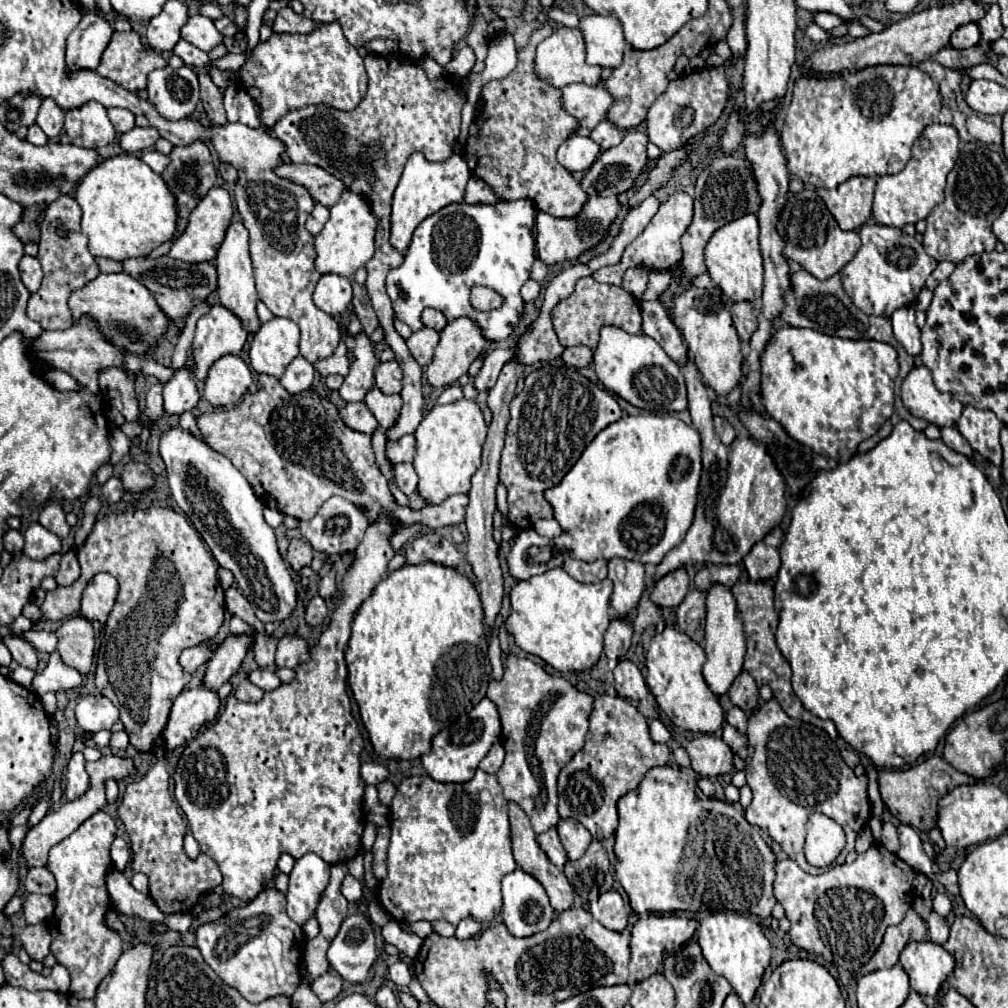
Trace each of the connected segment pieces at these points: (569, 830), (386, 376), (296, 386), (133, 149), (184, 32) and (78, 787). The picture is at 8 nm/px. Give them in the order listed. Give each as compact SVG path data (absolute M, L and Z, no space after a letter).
M573 818L559 820L557 832L559 832L559 838L561 838L567 854L569 854L569 860L581 858L583 852L587 850L587 846L591 844L591 840L593 840L589 830L581 822L577 822Z
M395 360L381 362L375 368L375 382L377 382L377 388L383 394L401 392L401 378L403 378L403 372L401 372L401 368L399 368L399 364Z
M297 356L285 370L285 374L281 376L281 384L289 394L299 394L303 390L309 390L315 378L315 370L313 364L309 360L305 360L303 356Z
M149 126L149 128L133 128L133 130L125 132L119 142L121 142L121 148L123 148L125 152L137 154L137 152L141 152L141 150L153 148L153 144L155 144L159 138L161 138L159 132Z
M201 14L189 16L187 24L181 28L181 38L205 52L209 52L213 46L223 42L223 36L217 32L213 20L205 18Z
M75 752L69 760L67 774L65 774L65 796L67 800L75 800L83 796L89 788L89 776L85 772L85 758L81 752Z

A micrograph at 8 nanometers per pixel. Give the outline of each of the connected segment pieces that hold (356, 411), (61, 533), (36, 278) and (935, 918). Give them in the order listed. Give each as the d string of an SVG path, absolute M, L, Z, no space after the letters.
M363 402L347 404L343 410L339 410L339 416L345 422L345 426L363 434L373 434L373 430L379 428L379 424L375 424L375 416Z
M57 502L45 504L45 508L39 514L39 524L45 526L49 532L57 534L59 538L65 538L69 534L69 524L65 522L65 512Z
M25 254L19 262L19 270L21 270L21 278L23 278L23 284L27 286L29 292L37 292L39 290L39 284L43 280L43 270L41 270L41 264L37 258Z
M931 912L927 918L927 926L929 926L929 940L937 942L937 944L945 944L949 938L949 924L943 916L939 916L937 912Z

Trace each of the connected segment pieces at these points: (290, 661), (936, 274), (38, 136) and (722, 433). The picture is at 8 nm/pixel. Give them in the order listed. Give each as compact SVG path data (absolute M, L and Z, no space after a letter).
M293 632L279 640L277 654L275 654L277 668L297 668L307 660L309 660L309 646L303 636Z
M943 260L943 262L939 262L937 264L937 268L931 272L931 276L927 278L927 288L929 290L933 290L941 280L945 280L947 276L951 276L951 272L955 270L955 264L953 262L947 262L947 260Z
M31 124L29 126L29 134L27 134L27 142L31 142L31 144L37 144L37 146L43 146L43 144L47 144L47 136L45 136L45 132L37 126L37 124Z
M715 416L715 432L717 432L717 436L721 438L723 444L731 444L735 440L733 426L725 418L721 418L721 416Z

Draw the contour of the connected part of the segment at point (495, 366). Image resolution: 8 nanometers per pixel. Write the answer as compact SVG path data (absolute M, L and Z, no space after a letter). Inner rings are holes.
M495 348L495 350L489 350L485 360L483 360L483 366L479 368L477 376L473 378L473 386L477 392L489 392L495 382L497 382L497 376L503 368L503 364L507 360L511 360L513 356L513 350L511 348Z

